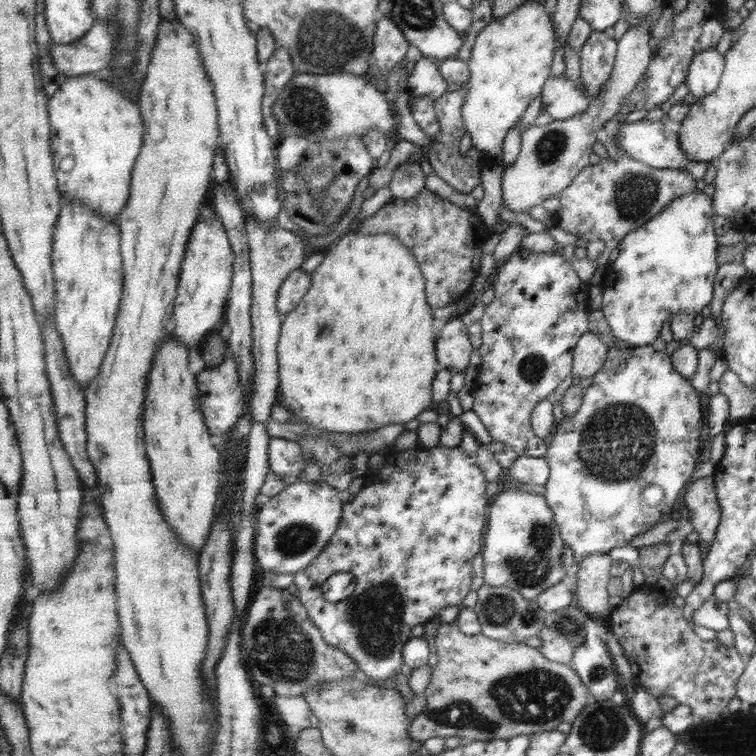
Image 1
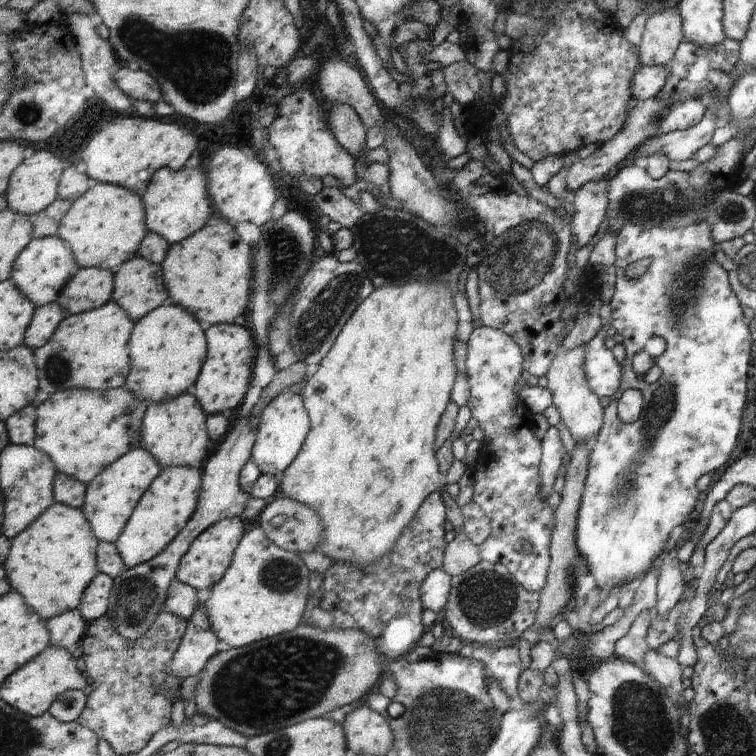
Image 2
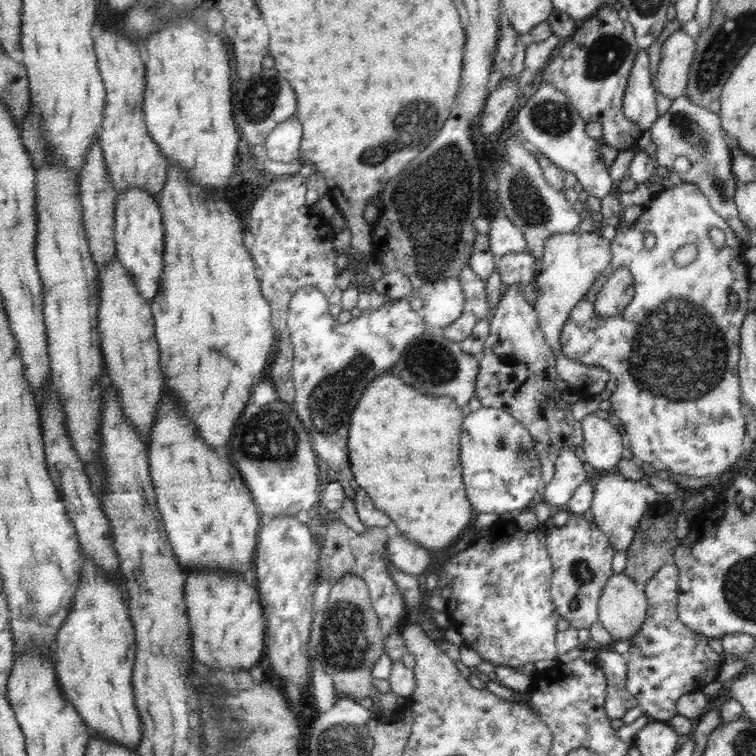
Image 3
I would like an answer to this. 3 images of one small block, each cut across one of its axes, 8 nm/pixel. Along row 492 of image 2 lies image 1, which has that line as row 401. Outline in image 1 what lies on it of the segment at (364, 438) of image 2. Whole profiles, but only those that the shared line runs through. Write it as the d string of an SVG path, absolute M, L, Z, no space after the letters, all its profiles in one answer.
M352 226L348 233L340 236L329 247L325 260L314 270L312 287L295 310L284 317L278 344L280 368L281 404L302 418L305 424L327 432L358 435L376 431L382 426L403 424L417 418L423 410L435 405L433 398L434 380L437 376L438 348L435 348L433 308L426 295L426 279L422 267L410 248L392 234L366 235Z

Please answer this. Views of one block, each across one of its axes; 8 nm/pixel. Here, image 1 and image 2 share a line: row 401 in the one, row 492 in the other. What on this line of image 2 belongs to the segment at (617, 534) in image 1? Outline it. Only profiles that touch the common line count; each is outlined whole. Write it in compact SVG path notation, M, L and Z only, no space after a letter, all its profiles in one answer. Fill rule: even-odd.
M703 220L685 228L641 228L639 224L627 222L621 230L616 234L616 242L614 244L614 264L618 270L615 274L614 290L610 299L611 315L609 325L613 326L616 334L623 338L621 342L625 354L623 362L623 374L619 380L619 388L613 396L609 397L607 407L603 409L602 426L598 432L595 443L589 449L589 456L586 468L586 477L583 483L581 498L579 500L579 508L577 508L577 518L575 518L575 548L577 554L583 558L588 572L595 579L595 587L597 588L614 588L619 586L621 582L631 582L633 578L640 578L649 570L649 566L655 562L655 559L662 557L663 548L665 548L665 540L675 526L681 526L688 518L692 518L695 514L702 494L695 487L695 480L702 474L711 475L713 471L722 468L723 464L729 460L729 454L735 446L737 434L739 434L739 424L741 424L741 412L743 412L743 404L745 404L745 378L747 372L747 362L749 362L749 346L751 346L751 334L747 329L747 321L743 317L741 304L737 297L733 294L728 281L727 267L718 264L713 259L717 248L714 242L711 242L711 226ZM649 258L651 262L647 266L645 272L638 278L629 278L623 272L625 266L633 264L635 260L643 260ZM652 336L661 338L665 342L665 350L655 358L657 368L661 371L659 378L651 384L645 383L643 380L637 380L637 376L627 371L626 362L631 360L631 356L635 356L637 352L643 350L643 344ZM635 389L641 393L643 399L643 410L639 414L639 418L635 422L625 424L617 418L616 406L619 395L624 390Z

